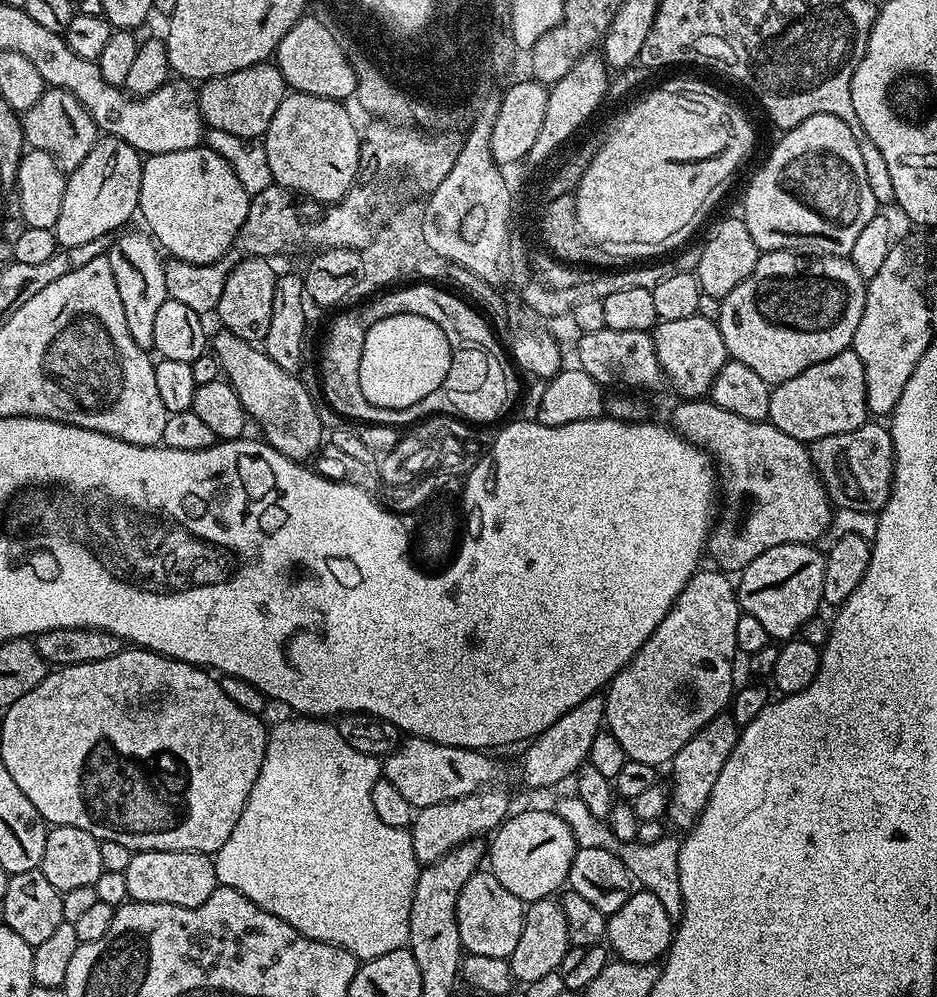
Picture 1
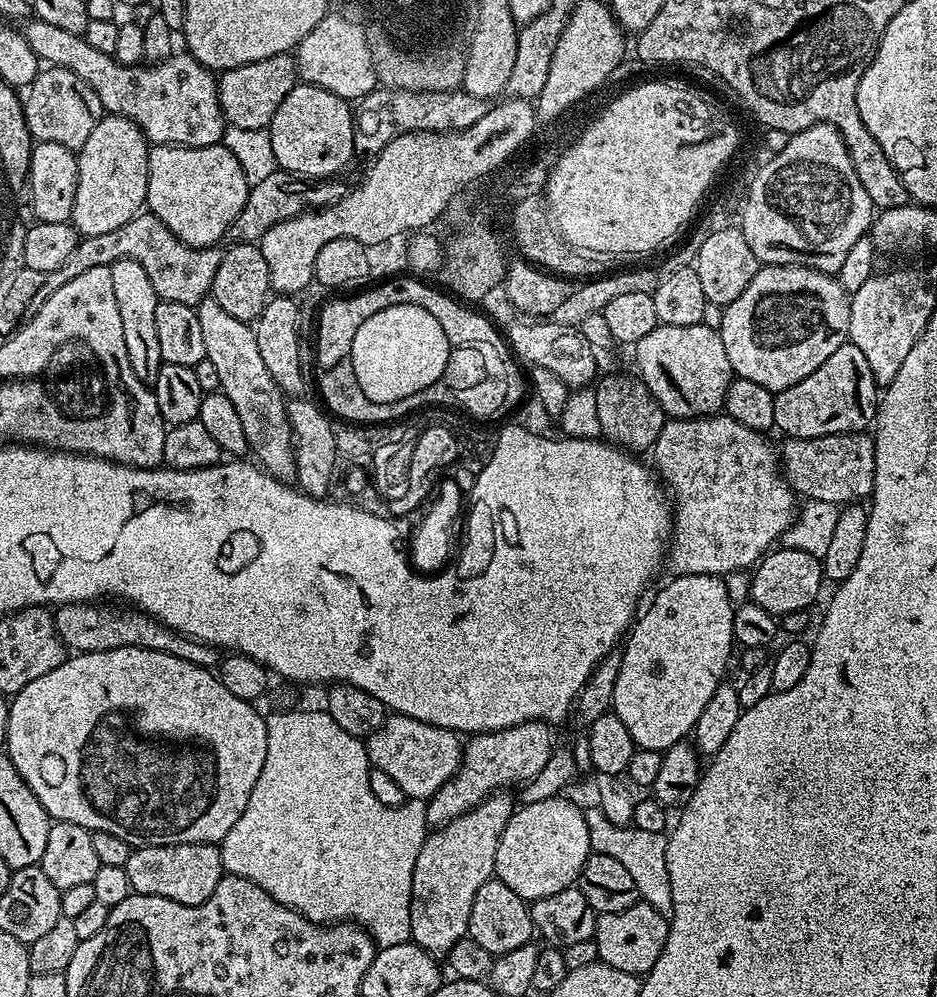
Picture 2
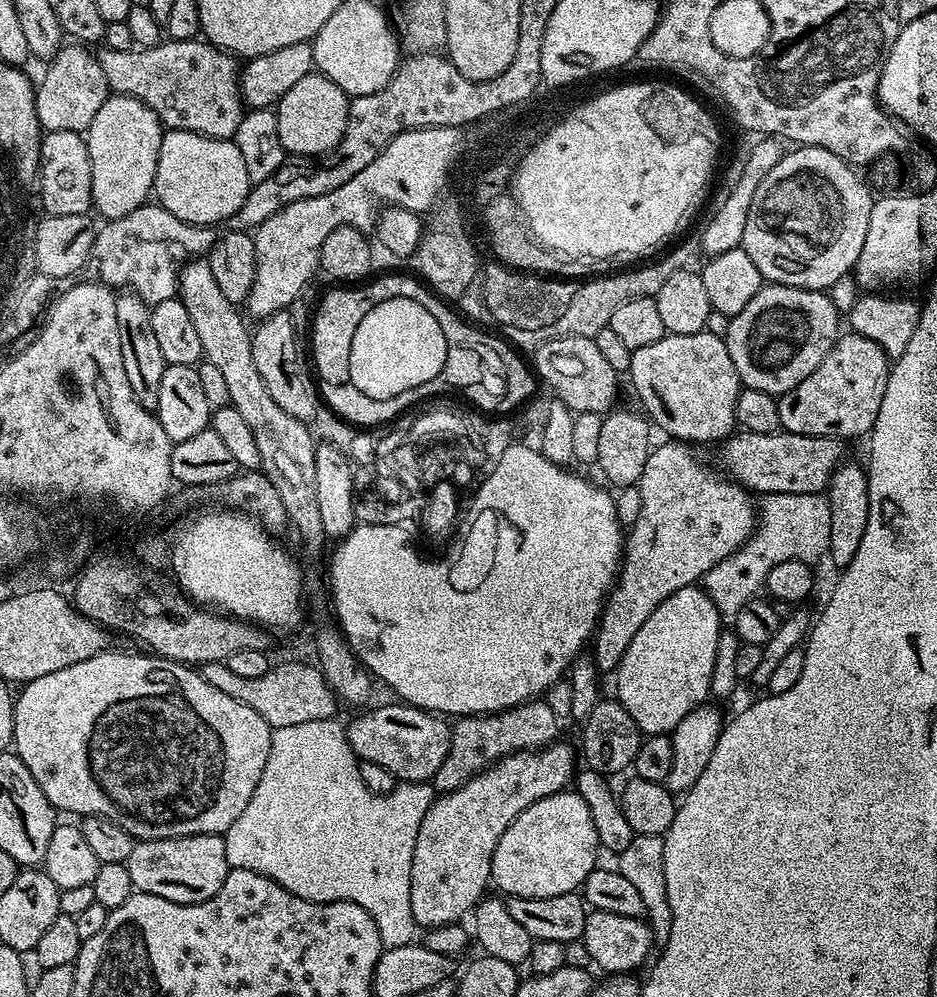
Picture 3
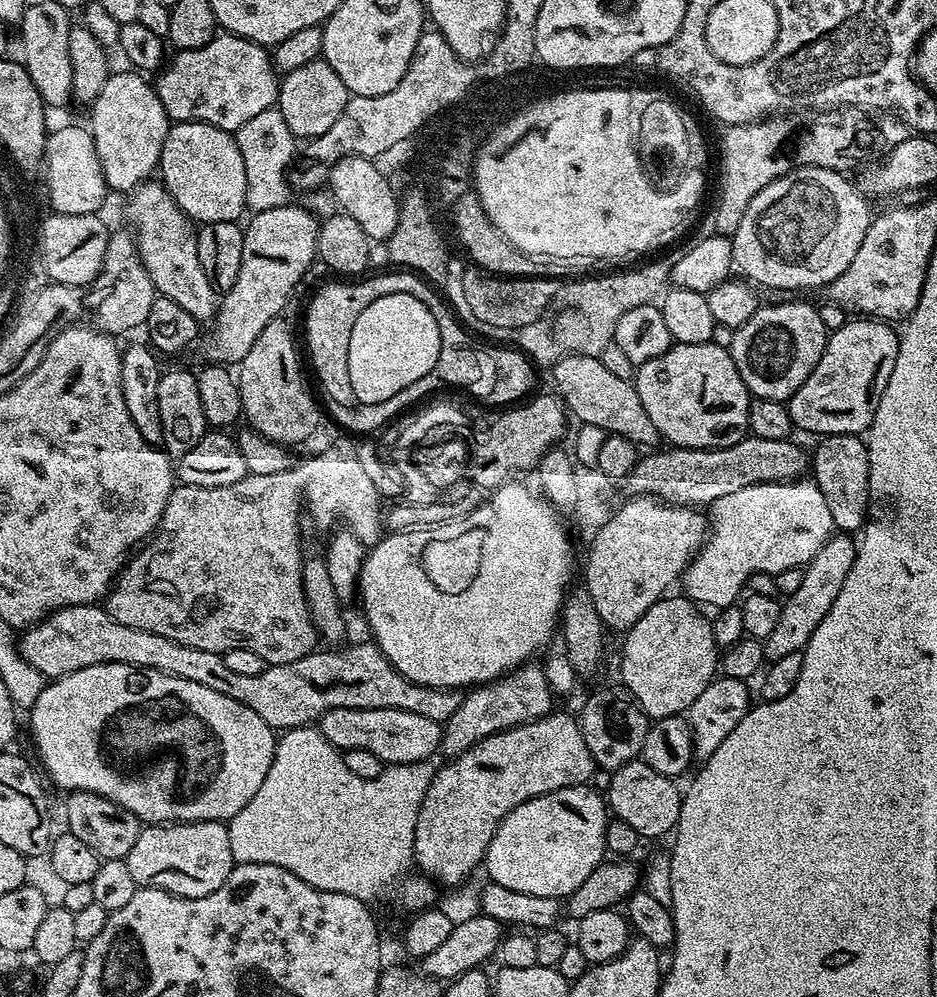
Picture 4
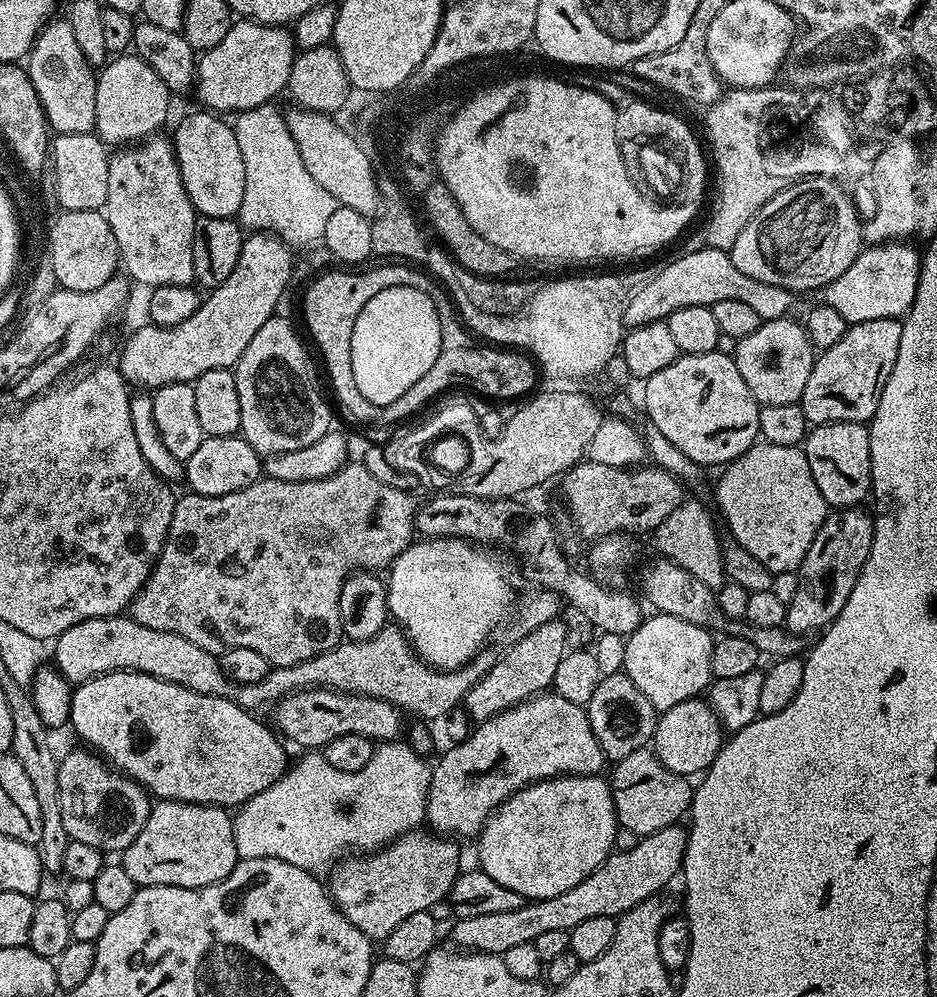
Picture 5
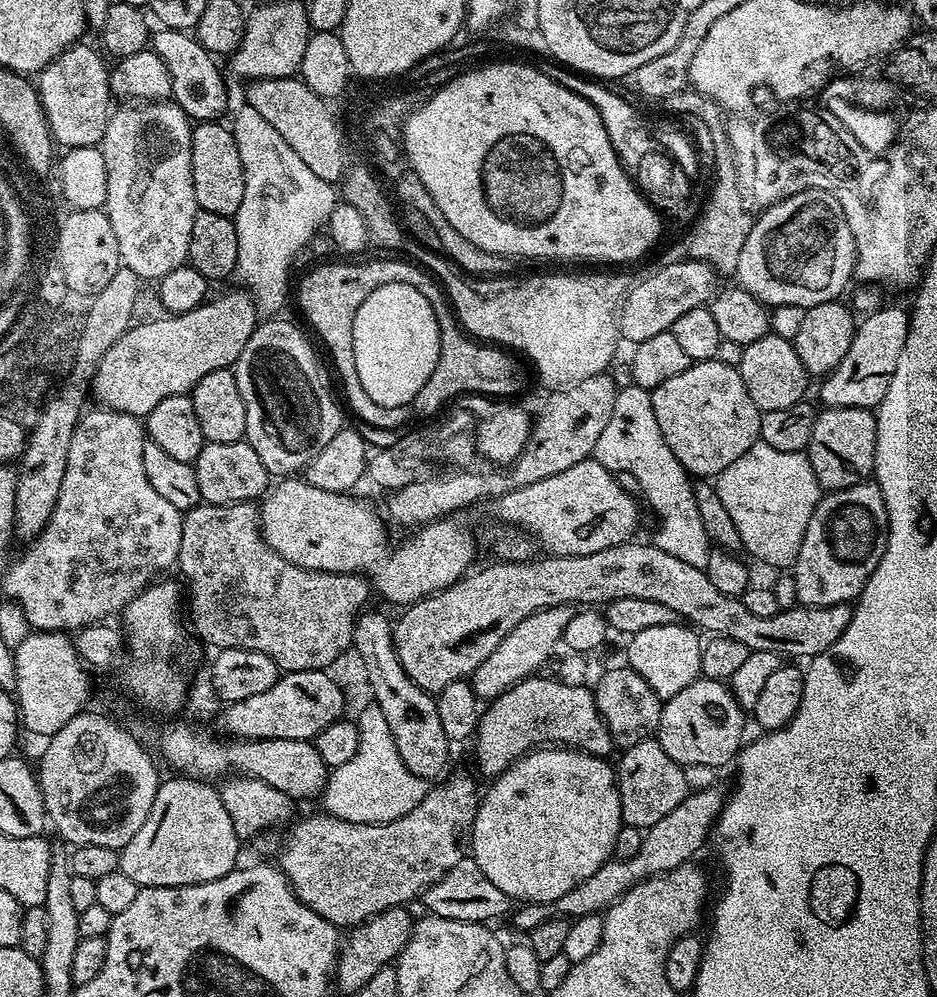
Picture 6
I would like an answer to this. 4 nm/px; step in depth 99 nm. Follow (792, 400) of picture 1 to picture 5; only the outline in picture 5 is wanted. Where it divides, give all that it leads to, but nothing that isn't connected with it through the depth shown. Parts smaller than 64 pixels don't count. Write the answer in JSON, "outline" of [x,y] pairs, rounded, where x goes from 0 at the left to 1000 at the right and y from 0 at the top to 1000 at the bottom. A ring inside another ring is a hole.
{"outline":[[[937,319],[933,323],[906,327],[890,347],[878,350],[867,362],[864,379],[860,379],[860,391],[856,391],[852,402],[863,426],[886,423],[922,425],[930,422],[937,411],[939,393],[946,387],[946,379],[950,379],[950,371],[954,371],[958,343],[963,343],[962,322]]]}

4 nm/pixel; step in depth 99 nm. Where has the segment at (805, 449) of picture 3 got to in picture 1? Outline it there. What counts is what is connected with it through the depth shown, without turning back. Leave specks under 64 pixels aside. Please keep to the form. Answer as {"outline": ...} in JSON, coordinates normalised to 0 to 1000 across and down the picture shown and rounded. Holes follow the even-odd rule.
{"outline":[[[924,423],[903,435],[886,435],[882,439],[866,442],[862,454],[867,466],[871,468],[873,479],[882,491],[885,502],[892,510],[924,513],[937,516],[946,508],[952,490],[952,472],[954,471],[954,447],[952,435],[939,423]]]}

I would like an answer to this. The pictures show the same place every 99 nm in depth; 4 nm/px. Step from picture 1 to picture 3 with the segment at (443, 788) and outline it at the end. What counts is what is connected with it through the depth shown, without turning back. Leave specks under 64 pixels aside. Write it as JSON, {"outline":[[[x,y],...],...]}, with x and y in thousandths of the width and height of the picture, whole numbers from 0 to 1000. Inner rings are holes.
{"outline":[[[418,705],[423,706],[410,706],[407,710],[397,708],[383,716],[377,717],[380,719],[372,726],[369,726],[369,737],[376,755],[380,757],[381,763],[399,764],[402,768],[416,772],[423,777],[424,783],[436,786],[460,783],[461,778],[470,771],[472,764],[476,764],[478,759],[480,740],[482,739],[479,723],[473,717],[454,714],[453,711],[441,710],[438,706]]]}

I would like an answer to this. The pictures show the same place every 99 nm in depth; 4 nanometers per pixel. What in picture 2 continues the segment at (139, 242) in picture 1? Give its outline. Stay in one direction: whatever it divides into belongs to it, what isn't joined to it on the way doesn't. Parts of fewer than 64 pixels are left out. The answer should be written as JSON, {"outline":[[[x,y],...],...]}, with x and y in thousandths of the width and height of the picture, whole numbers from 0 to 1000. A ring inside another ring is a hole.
{"outline":[[[124,261],[117,268],[122,279],[122,299],[126,302],[126,315],[130,318],[130,335],[134,342],[134,356],[139,359],[139,368],[153,385],[165,386],[175,360],[173,351],[169,348],[169,334],[164,324],[164,311],[169,304],[164,286],[156,276],[156,271],[147,267],[147,263]]]}

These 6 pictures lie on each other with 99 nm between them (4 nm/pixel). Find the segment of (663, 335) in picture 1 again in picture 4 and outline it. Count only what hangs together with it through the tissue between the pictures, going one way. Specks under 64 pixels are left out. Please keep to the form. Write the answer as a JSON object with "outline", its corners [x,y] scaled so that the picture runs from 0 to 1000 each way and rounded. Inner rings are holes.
{"outline":[[[759,343],[718,344],[711,355],[702,355],[702,359],[694,359],[694,363],[680,368],[677,386],[685,401],[686,410],[694,415],[703,436],[709,441],[713,440],[714,446],[723,449],[774,449],[783,447],[783,443],[792,443],[799,436],[798,416],[804,398],[796,383],[792,383],[792,375],[788,375],[788,367],[778,350]]]}

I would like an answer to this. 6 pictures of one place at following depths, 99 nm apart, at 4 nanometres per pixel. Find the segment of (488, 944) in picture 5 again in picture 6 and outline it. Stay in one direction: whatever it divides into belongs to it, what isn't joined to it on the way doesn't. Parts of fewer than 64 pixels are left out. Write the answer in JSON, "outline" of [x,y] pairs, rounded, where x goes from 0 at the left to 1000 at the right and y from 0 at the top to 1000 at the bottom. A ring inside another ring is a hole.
{"outline":[[[761,788],[740,793],[731,802],[724,804],[724,808],[719,808],[719,812],[715,812],[715,816],[711,816],[711,820],[698,824],[698,828],[689,831],[686,836],[684,851],[676,860],[667,863],[651,861],[638,874],[630,877],[630,881],[625,881],[625,885],[621,885],[613,893],[600,897],[600,901],[593,903],[591,911],[588,907],[556,906],[552,910],[555,912],[552,915],[550,912],[545,916],[544,924],[546,923],[547,929],[559,937],[567,937],[578,925],[590,922],[591,915],[589,914],[593,914],[592,918],[598,921],[614,921],[631,915],[644,916],[653,910],[654,905],[665,895],[672,894],[677,888],[684,887],[693,879],[707,879],[710,875],[718,875],[719,872],[733,868],[737,864],[734,862],[755,843],[757,846],[764,828],[764,821],[768,819],[768,814],[773,811],[775,798],[766,791],[767,789]]]}

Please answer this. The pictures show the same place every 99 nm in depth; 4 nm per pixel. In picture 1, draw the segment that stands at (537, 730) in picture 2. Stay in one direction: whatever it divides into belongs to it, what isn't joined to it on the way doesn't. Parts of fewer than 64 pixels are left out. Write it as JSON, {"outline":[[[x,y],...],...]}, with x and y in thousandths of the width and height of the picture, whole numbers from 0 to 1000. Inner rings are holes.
{"outline":[[[515,793],[503,794],[499,798],[485,800],[480,804],[455,808],[441,817],[438,827],[440,848],[444,862],[449,868],[462,867],[489,848],[515,840],[515,835],[528,836],[529,831],[542,821],[544,811],[541,800],[517,797]]]}

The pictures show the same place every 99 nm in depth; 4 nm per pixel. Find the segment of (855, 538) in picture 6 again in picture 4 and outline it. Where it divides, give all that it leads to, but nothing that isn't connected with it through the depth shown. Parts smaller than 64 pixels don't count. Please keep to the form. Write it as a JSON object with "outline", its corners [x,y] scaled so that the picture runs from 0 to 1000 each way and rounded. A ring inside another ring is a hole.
{"outline":[[[889,536],[879,545],[877,552],[869,556],[869,560],[857,571],[856,588],[852,588],[852,592],[847,592],[847,596],[836,603],[826,636],[814,643],[815,656],[821,663],[839,660],[839,656],[855,653],[860,644],[864,644],[864,636],[869,636],[873,624],[882,620],[882,612],[890,608],[894,592],[899,592],[899,584],[903,584],[903,576],[907,576],[907,568],[911,568],[914,547],[915,543],[908,537]]]}

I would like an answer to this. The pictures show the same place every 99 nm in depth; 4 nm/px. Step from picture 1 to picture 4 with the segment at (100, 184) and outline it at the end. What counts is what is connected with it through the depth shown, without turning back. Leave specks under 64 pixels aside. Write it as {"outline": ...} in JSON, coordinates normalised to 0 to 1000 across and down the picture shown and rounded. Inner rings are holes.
{"outline":[[[136,70],[137,72],[121,71],[115,77],[115,81],[109,86],[109,90],[104,94],[102,99],[96,105],[98,111],[98,124],[96,131],[98,141],[102,147],[102,153],[107,159],[108,173],[111,176],[112,186],[129,195],[136,195],[142,189],[154,184],[168,172],[173,146],[177,142],[177,134],[181,127],[181,121],[173,102],[166,94],[165,87],[157,84],[155,77],[148,71]]]}

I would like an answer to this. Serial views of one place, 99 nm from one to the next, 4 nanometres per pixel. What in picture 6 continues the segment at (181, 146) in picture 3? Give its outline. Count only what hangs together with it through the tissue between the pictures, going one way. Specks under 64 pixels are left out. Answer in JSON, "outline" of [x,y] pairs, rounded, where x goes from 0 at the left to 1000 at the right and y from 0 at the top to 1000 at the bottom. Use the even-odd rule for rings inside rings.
{"outline":[[[213,122],[206,127],[203,166],[207,179],[207,199],[215,213],[251,218],[254,207],[258,207],[260,172],[248,129],[237,125],[235,122]]]}

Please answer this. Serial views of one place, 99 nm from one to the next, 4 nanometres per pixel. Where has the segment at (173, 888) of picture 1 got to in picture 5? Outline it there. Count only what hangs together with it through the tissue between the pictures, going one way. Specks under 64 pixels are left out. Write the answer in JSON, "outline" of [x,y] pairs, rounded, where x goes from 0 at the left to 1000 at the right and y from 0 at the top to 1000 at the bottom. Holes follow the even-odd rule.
{"outline":[[[166,802],[156,820],[156,828],[130,856],[134,877],[146,889],[172,887],[215,891],[241,881],[254,860],[250,845],[250,822],[228,806],[204,806],[189,802]]]}

